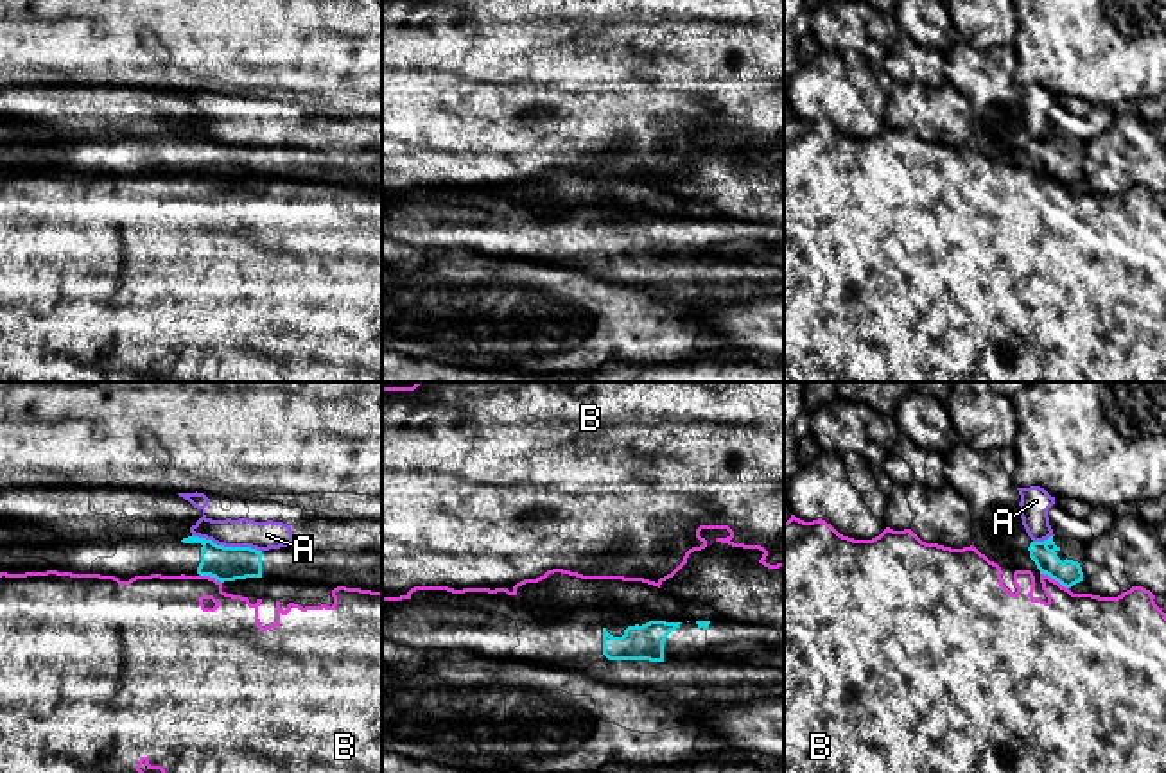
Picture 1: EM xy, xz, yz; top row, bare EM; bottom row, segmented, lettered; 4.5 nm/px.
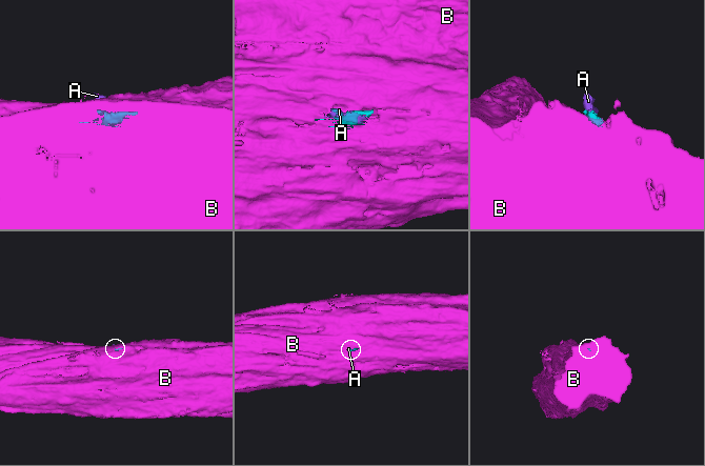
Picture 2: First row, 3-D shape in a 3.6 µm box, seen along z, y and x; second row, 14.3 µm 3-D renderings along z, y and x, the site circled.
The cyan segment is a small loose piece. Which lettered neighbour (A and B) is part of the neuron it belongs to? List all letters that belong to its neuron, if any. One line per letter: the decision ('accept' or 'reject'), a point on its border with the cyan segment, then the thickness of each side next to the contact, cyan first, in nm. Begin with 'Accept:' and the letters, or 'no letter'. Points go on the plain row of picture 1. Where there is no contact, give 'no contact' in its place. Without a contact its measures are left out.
Accept: no letter
A: reject; meets cyan in xy at (226, 146); 160 nm thick on the cyan side, 130 nm on the other
B: reject; meets cyan in yz at (1055, 178); 120 nm thick on the cyan side, 360 nm on the other

